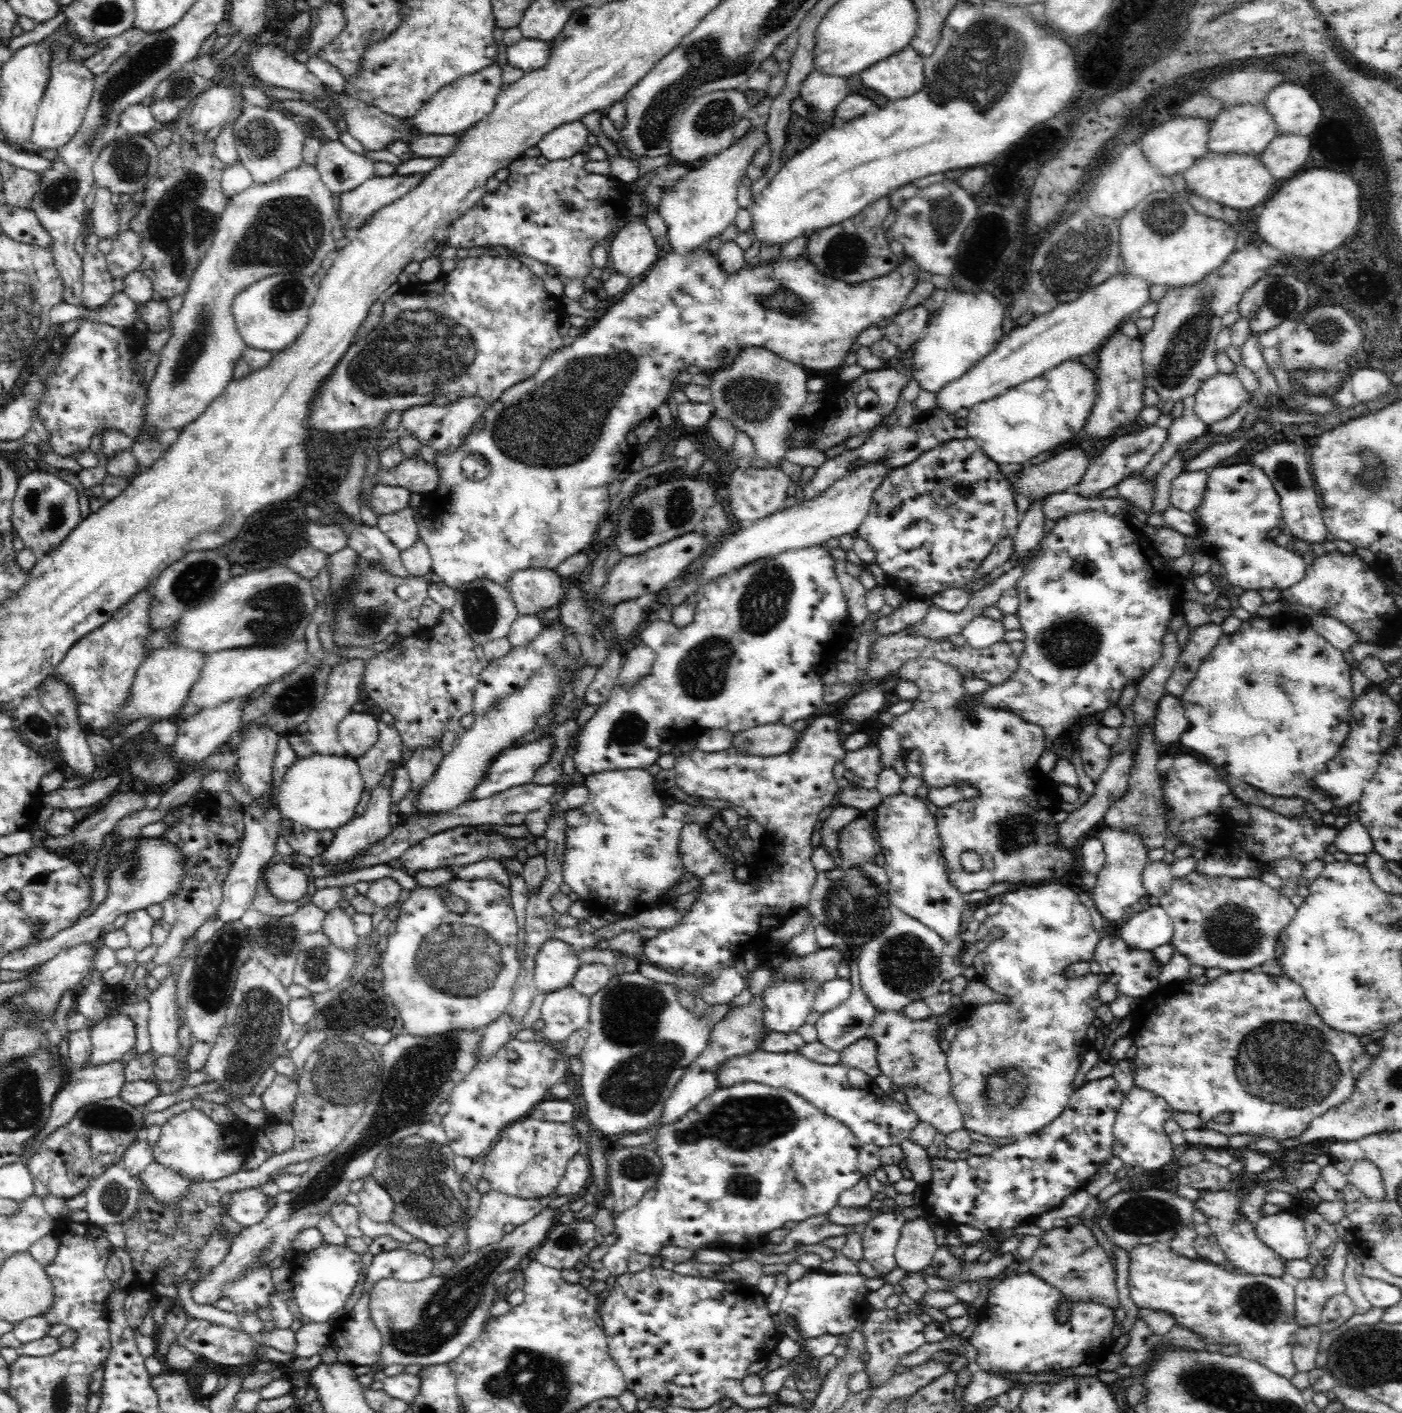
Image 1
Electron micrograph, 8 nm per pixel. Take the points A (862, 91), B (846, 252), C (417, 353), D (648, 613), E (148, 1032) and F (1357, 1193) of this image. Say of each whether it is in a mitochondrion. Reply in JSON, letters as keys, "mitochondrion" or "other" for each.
{"A":"other","B":"mitochondrion","C":"mitochondrion","D":"other","E":"other","F":"other"}

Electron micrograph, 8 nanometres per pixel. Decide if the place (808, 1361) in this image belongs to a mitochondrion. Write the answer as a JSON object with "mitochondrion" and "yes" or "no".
{"mitochondrion":"no"}

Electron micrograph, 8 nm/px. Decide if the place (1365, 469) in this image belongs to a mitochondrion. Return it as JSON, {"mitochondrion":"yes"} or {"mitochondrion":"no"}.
{"mitochondrion":"yes"}

